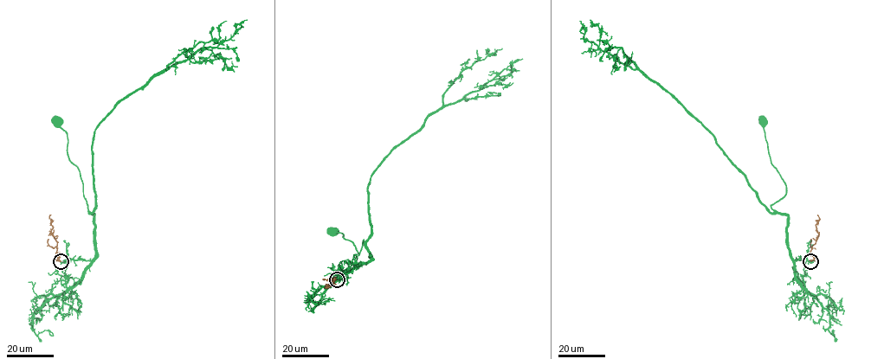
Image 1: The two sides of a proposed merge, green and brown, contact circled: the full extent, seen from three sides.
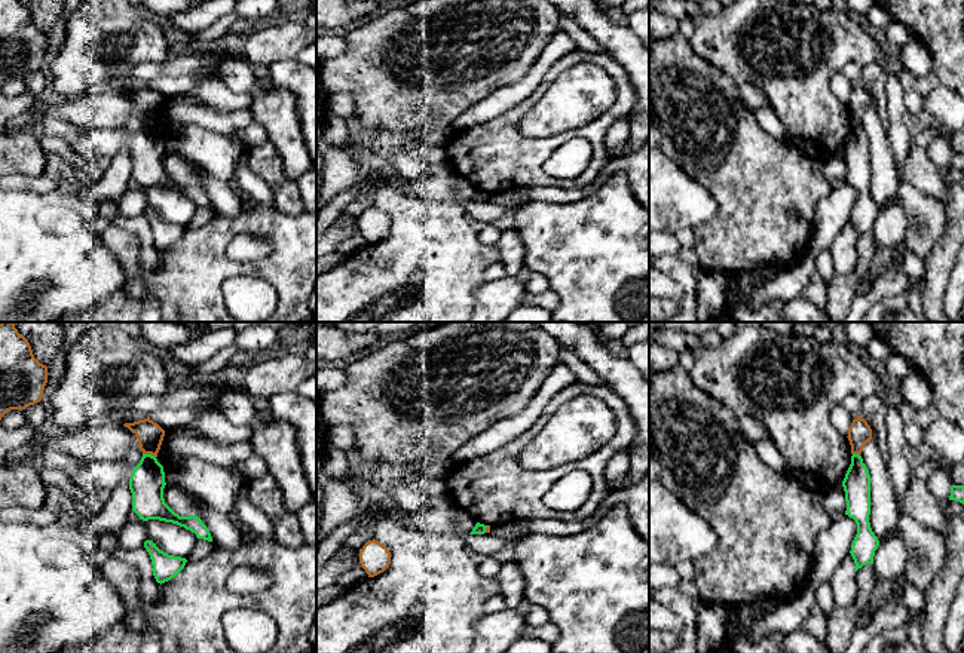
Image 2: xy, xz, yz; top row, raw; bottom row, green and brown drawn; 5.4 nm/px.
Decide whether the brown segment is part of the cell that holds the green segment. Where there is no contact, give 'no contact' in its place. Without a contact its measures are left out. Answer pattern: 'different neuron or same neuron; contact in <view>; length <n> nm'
different neuron; contact in xy; length 80 nm

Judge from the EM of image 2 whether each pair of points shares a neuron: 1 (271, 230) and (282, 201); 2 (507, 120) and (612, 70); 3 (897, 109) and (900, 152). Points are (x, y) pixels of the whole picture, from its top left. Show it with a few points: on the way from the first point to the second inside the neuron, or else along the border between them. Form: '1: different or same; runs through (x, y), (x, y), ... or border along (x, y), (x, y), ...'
1: different; border along (274, 208), (290, 215), (300, 214)
2: same; runs through (533, 97), (566, 61), (575, 57), (585, 57)
3: same; runs through (897, 119), (900, 141)

